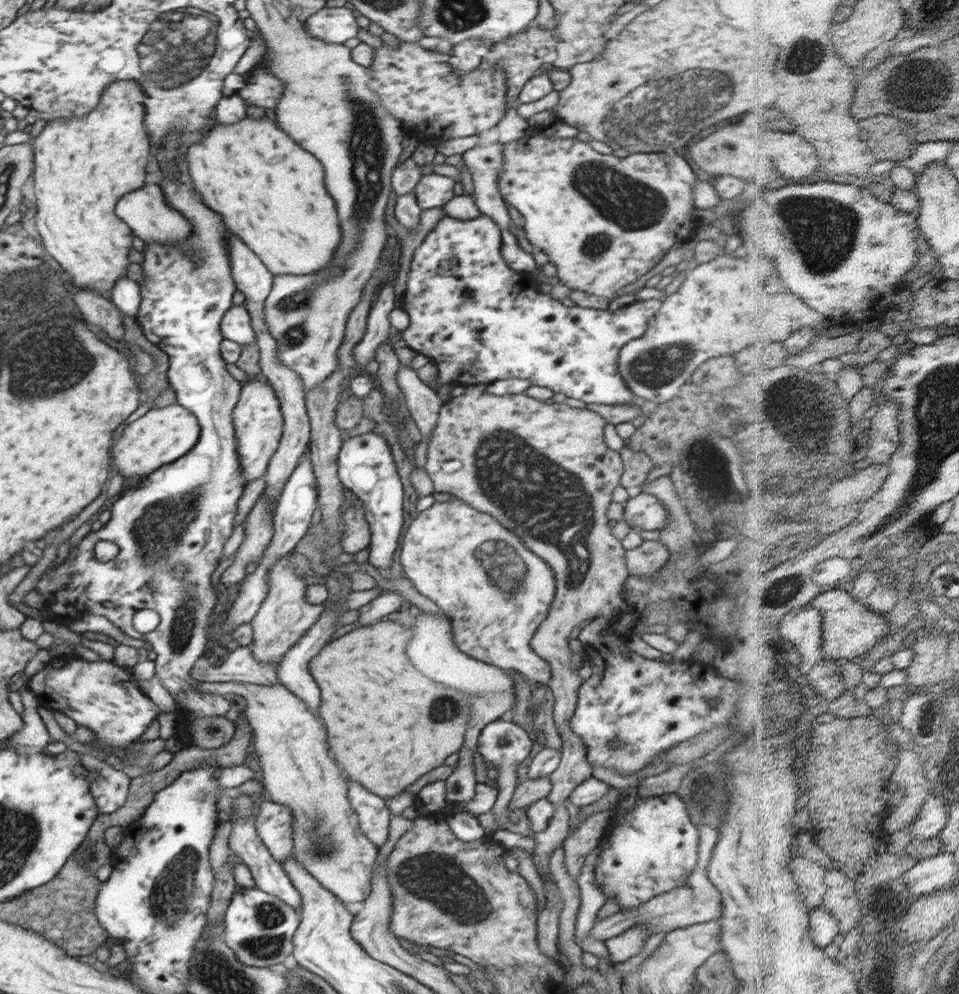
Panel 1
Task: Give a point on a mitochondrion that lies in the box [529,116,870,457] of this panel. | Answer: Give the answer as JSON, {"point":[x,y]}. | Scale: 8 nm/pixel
{"point":[826,231]}

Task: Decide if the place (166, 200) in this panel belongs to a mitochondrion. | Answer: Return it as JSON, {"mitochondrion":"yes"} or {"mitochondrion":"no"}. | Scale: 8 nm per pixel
{"mitochondrion":"no"}

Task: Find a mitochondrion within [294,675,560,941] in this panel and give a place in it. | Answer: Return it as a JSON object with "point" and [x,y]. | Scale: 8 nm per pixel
{"point":[435,877]}

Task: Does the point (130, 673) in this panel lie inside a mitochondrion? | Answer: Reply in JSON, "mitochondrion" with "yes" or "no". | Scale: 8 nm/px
{"mitochondrion":"no"}

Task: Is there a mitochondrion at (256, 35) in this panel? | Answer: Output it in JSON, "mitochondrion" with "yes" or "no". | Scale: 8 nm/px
{"mitochondrion":"no"}

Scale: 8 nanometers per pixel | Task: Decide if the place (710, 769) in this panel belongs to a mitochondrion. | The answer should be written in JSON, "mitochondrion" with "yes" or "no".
{"mitochondrion":"yes"}

